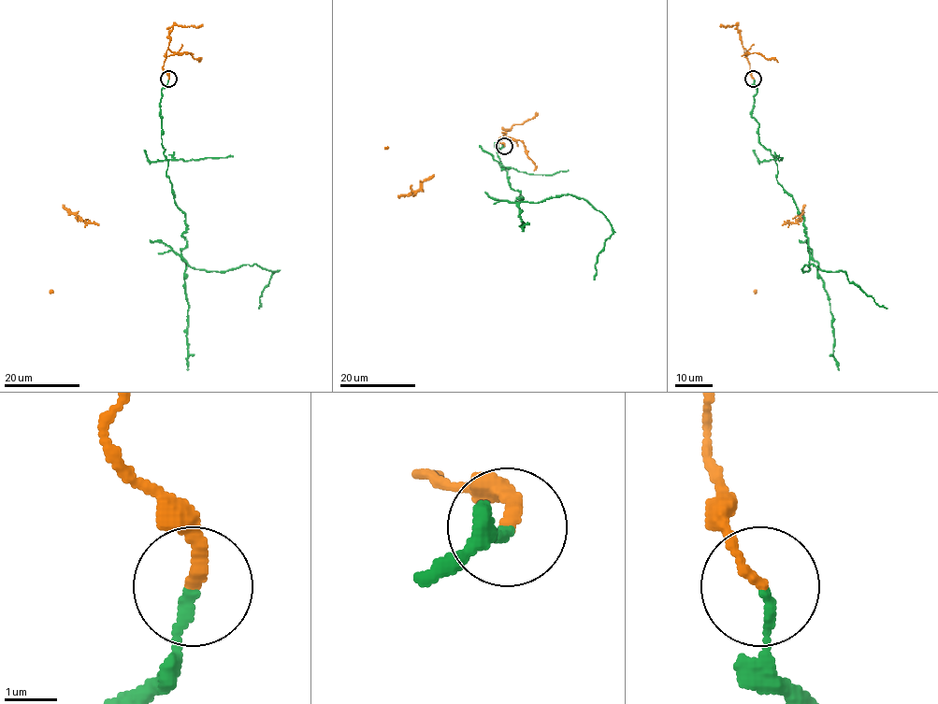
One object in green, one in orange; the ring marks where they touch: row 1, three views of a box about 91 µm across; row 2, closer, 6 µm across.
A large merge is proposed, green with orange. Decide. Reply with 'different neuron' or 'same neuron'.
different neuron

